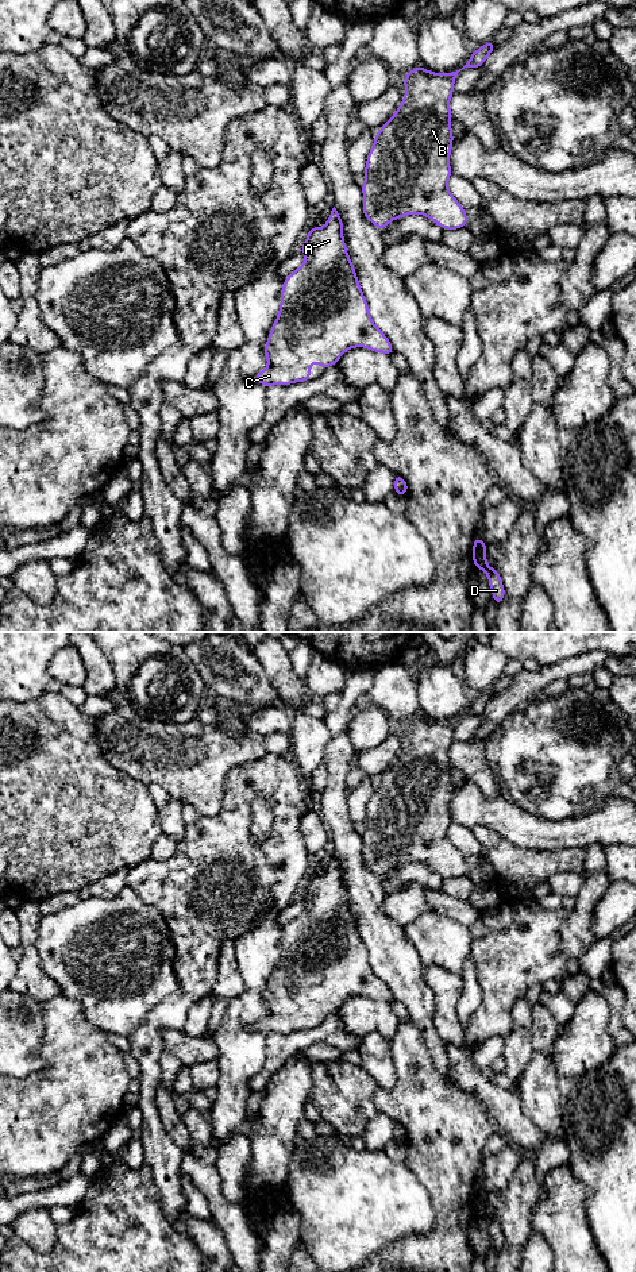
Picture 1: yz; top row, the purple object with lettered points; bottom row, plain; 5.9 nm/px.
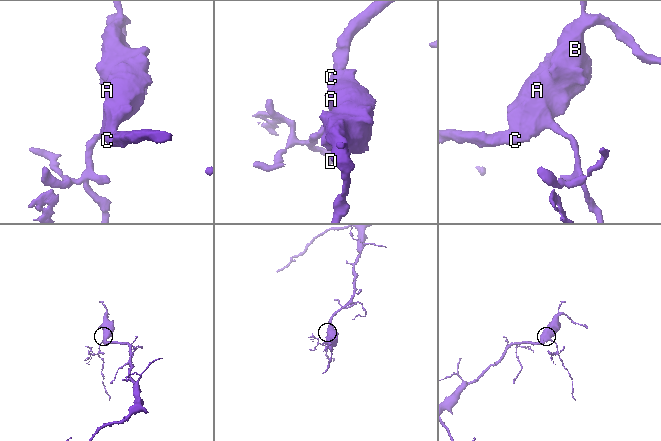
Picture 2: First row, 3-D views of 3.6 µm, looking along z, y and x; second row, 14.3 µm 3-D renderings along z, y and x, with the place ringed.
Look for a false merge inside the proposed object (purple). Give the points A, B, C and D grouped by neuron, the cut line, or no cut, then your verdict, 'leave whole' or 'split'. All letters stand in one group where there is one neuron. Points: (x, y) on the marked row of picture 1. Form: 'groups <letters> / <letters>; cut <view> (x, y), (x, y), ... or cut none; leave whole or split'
groups A B C D; cut none; leave whole

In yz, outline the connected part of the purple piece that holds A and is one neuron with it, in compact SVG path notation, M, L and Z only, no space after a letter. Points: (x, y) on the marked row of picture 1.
M334 207L324 227L313 226L301 247L305 262L289 274L281 292L278 317L265 344L267 367L253 377L266 388L311 381L311 362L328 369L354 347L392 355L394 348L370 317L367 301L348 257L343 221Z

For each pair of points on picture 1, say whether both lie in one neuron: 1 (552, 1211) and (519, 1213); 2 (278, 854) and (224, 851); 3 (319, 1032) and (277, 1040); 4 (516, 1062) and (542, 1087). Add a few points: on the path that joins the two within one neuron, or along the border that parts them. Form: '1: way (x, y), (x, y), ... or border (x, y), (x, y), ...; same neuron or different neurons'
1: border (539, 1201), (531, 1217), (532, 1232); different neurons
2: way (265, 854), (238, 854); same neuron
3: way (308, 1037), (288, 1040); same neuron
4: border (535, 1051), (515, 1090); different neurons

